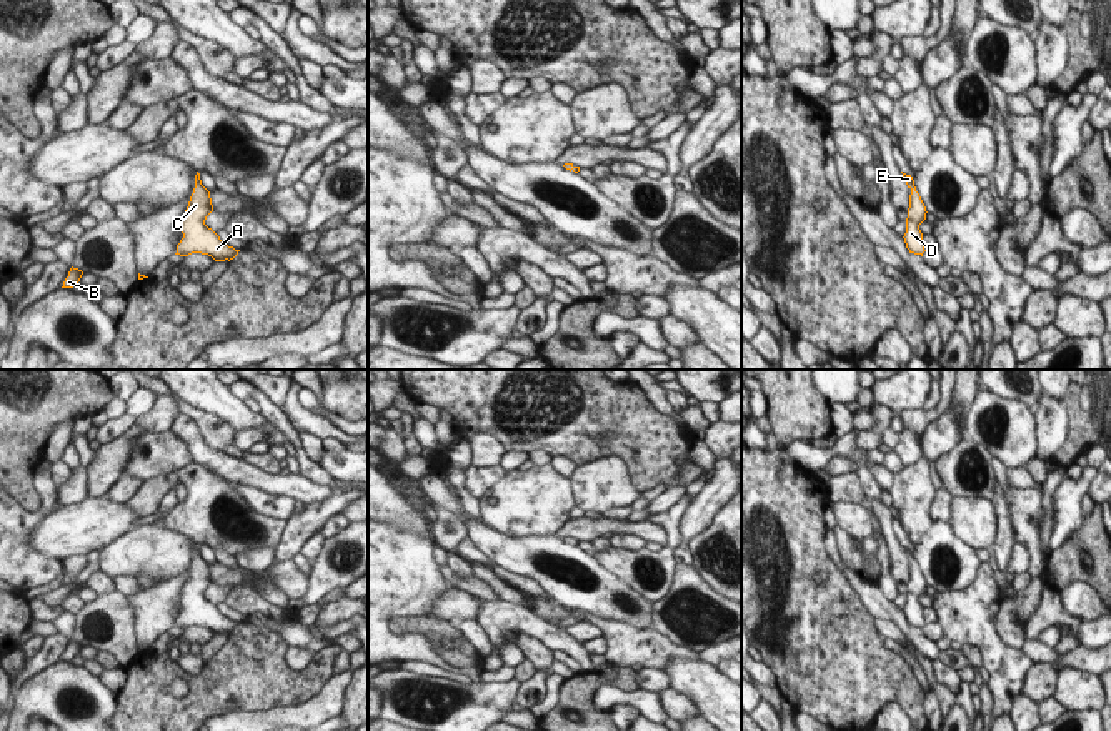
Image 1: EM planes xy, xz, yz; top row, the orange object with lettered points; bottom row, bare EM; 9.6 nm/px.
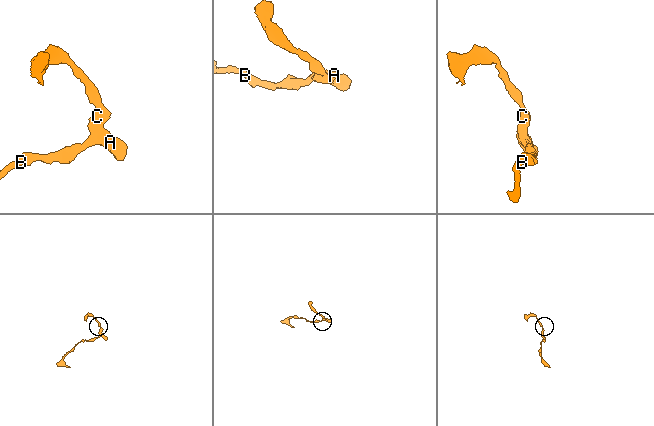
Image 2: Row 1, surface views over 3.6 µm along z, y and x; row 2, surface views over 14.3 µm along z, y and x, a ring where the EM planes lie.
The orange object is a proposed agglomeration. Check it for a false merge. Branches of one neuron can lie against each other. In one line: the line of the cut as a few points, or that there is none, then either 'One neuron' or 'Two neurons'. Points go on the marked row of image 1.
No split. One neuron

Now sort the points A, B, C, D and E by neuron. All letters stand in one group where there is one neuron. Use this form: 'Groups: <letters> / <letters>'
Groups: A B C D E

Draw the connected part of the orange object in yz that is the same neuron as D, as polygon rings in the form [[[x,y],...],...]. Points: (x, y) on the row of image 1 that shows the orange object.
[[[903,173],[903,177],[908,188],[911,190],[908,218],[906,218],[906,233],[903,238],[909,253],[923,256],[926,250],[923,245],[923,233],[919,230],[919,225],[926,220],[928,211],[919,193],[916,191],[913,177],[906,173]]]

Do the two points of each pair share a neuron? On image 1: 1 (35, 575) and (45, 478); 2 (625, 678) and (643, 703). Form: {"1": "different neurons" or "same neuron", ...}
{"1": "same neuron", "2": "different neurons"}

